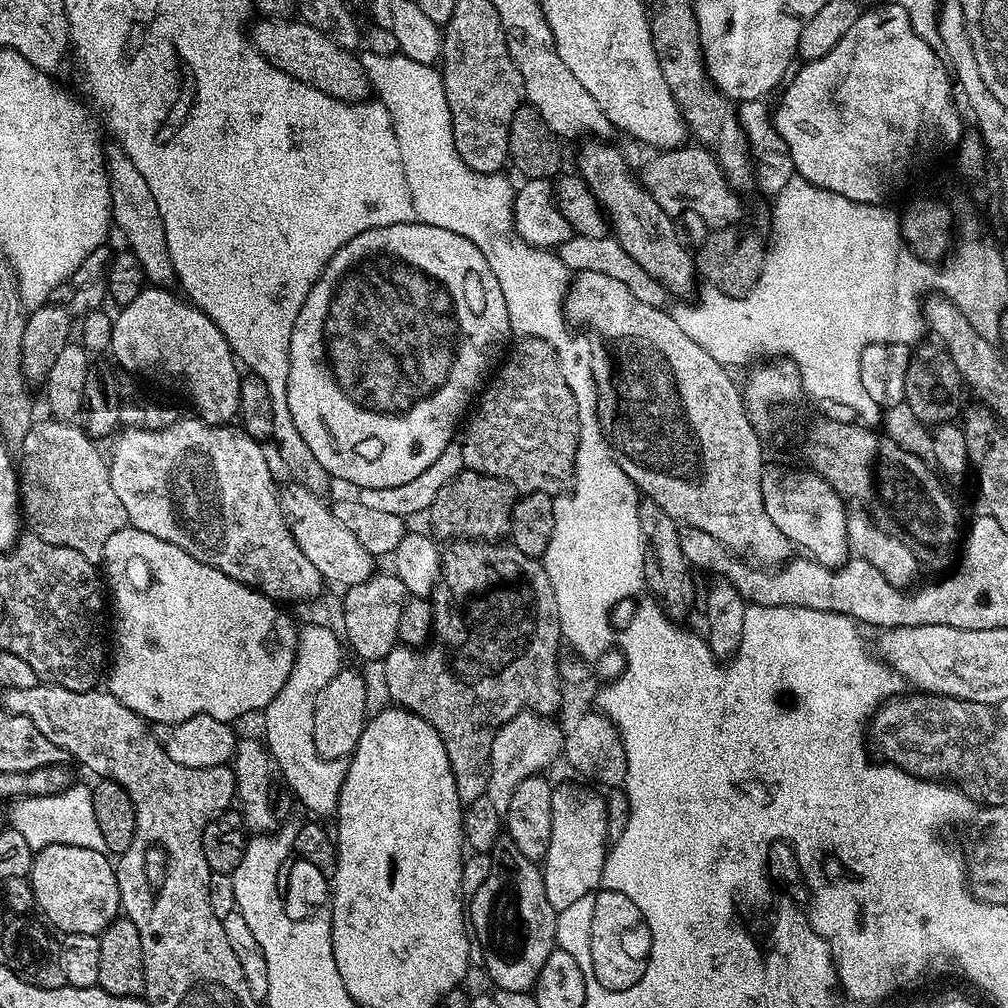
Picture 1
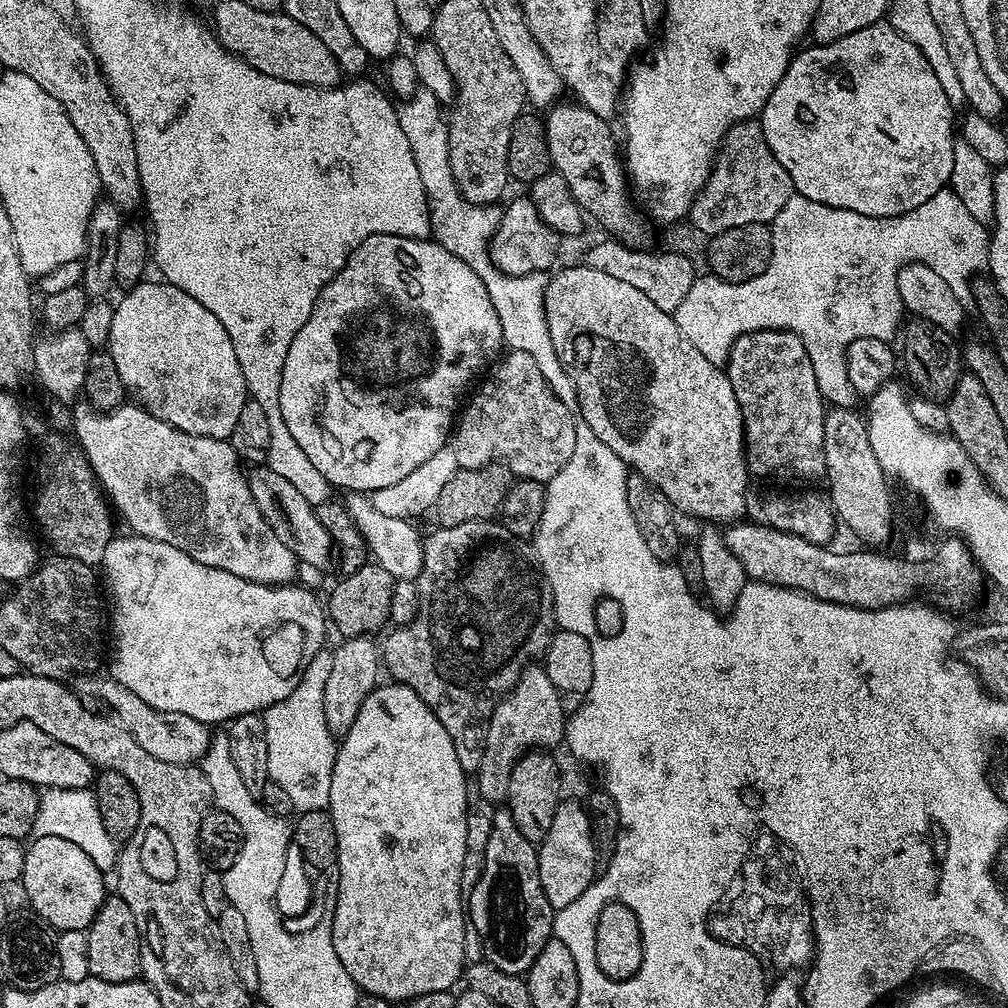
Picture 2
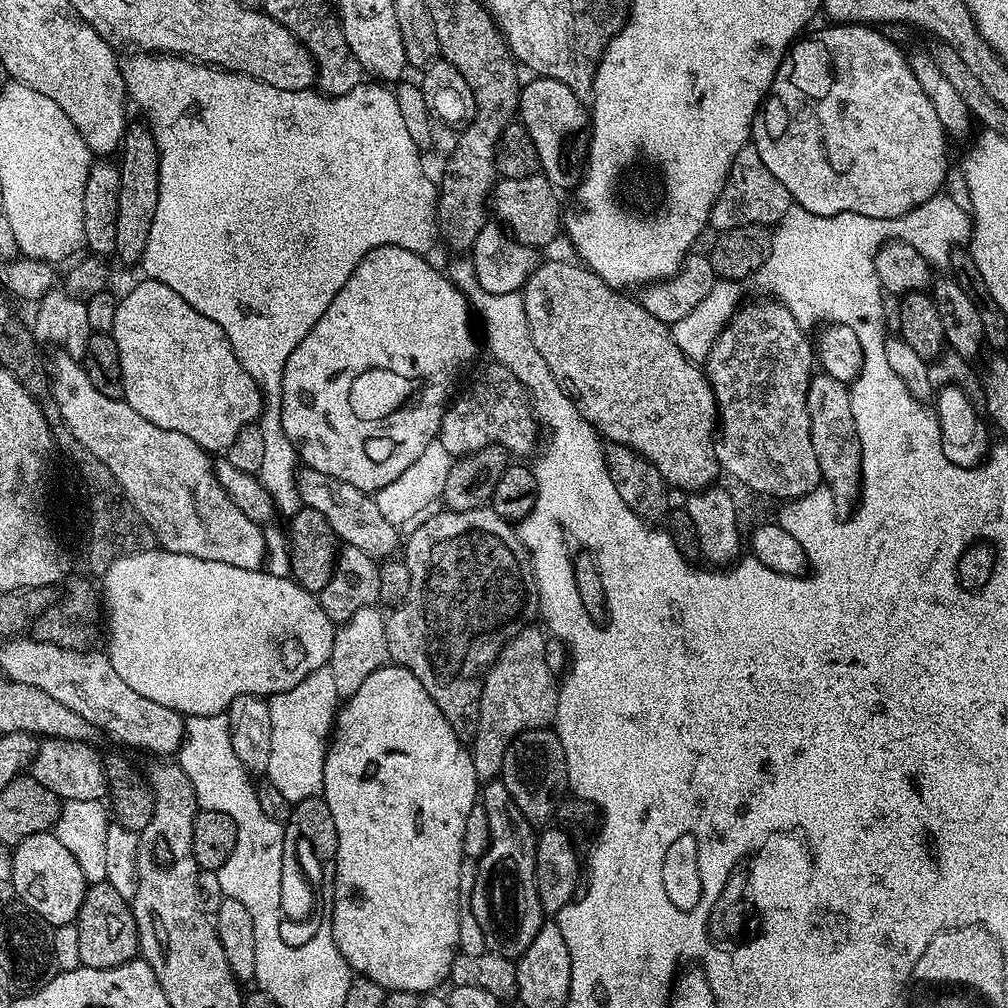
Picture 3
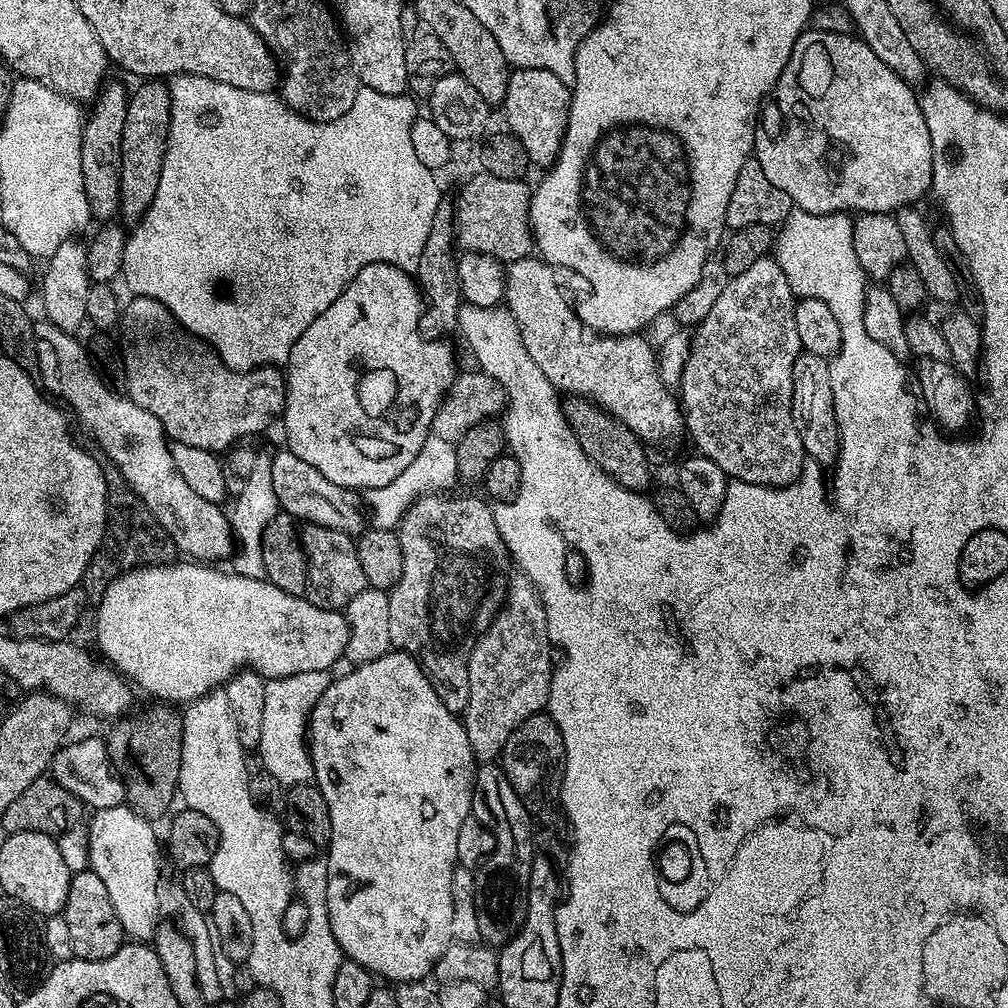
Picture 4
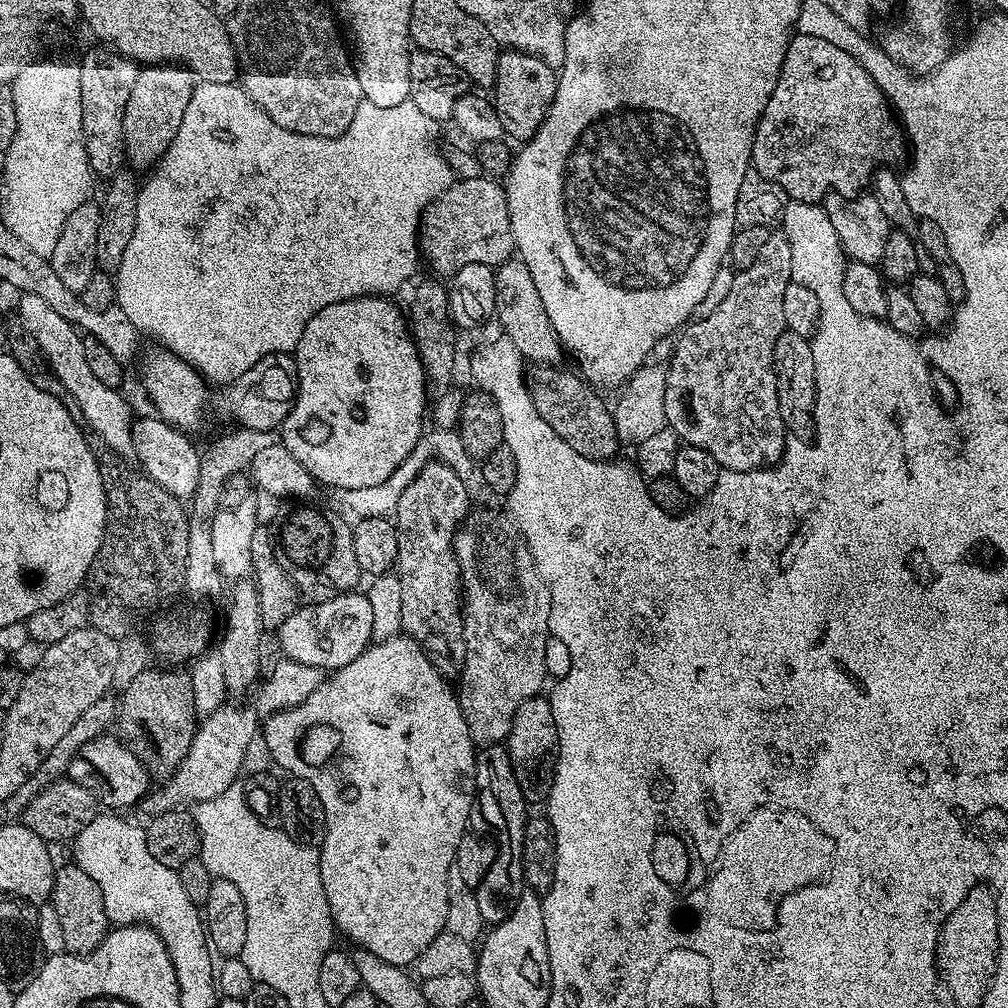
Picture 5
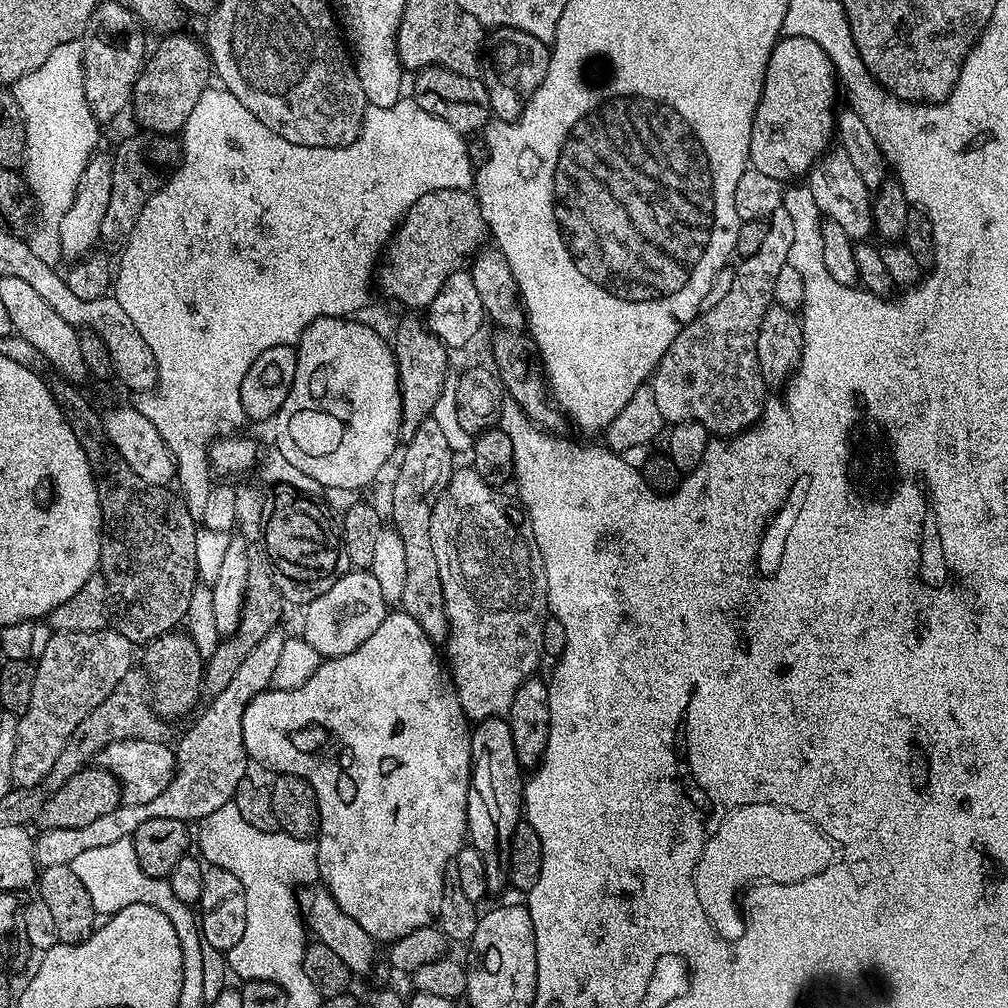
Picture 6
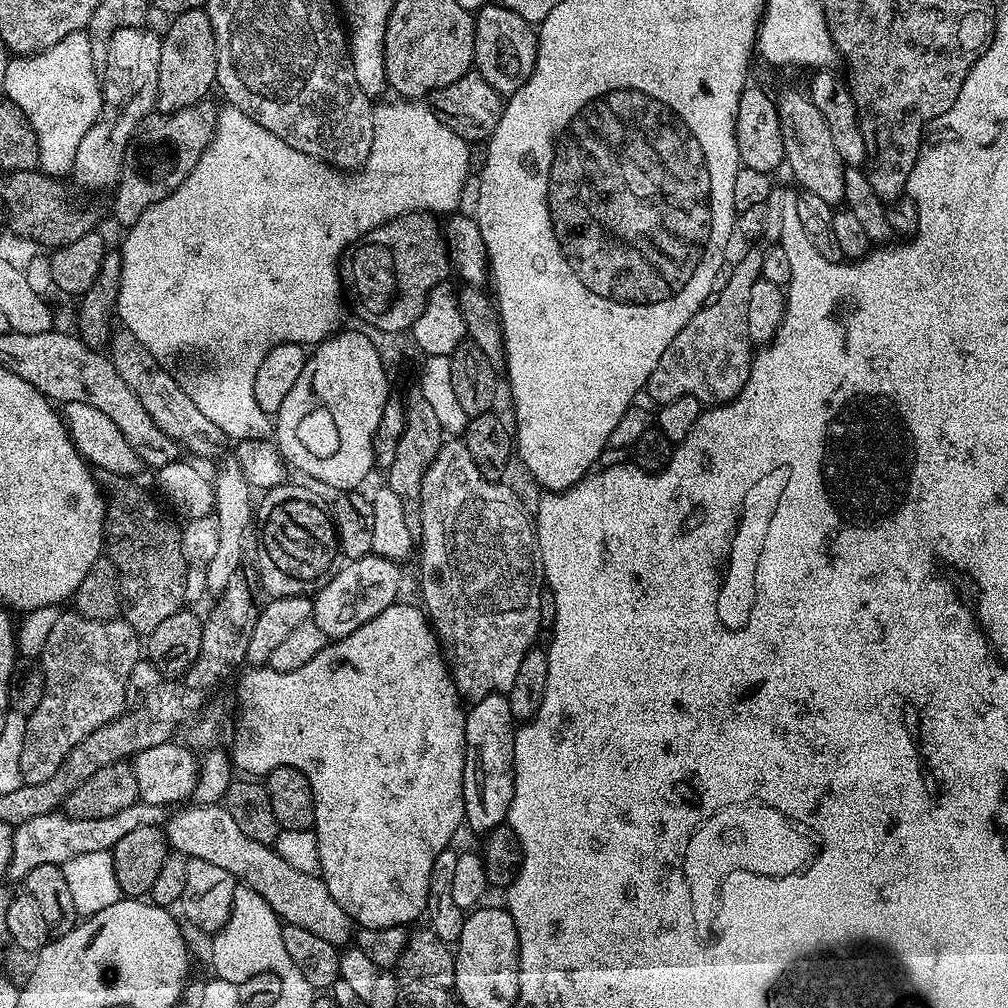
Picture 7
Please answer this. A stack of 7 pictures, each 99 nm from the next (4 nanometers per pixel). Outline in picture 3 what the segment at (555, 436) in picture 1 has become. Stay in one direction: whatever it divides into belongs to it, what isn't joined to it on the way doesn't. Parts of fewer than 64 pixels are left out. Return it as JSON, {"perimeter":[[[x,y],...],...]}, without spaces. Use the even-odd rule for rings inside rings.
{"perimeter":[[[491,366],[484,372],[481,380],[476,380],[464,393],[460,400],[453,399],[448,407],[444,409],[444,417],[440,423],[440,435],[438,439],[446,450],[454,458],[469,456],[474,450],[482,450],[491,444],[500,444],[510,454],[518,455],[524,458],[524,455],[536,444],[536,428],[538,432],[538,421],[536,413],[530,407],[530,393],[527,388],[521,384],[519,378],[510,370],[499,366]]]}

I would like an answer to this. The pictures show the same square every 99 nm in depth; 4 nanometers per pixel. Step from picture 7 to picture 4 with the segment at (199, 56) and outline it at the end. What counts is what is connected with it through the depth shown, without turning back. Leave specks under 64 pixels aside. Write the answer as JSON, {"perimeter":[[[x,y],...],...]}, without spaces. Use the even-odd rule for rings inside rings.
{"perimeter":[[[148,78],[137,84],[140,85],[136,89],[131,89],[126,106],[126,126],[122,126],[122,182],[118,216],[125,225],[136,224],[151,213],[154,194],[158,194],[158,182],[162,178],[162,162],[166,158],[170,130],[170,90],[167,83],[160,78]]]}

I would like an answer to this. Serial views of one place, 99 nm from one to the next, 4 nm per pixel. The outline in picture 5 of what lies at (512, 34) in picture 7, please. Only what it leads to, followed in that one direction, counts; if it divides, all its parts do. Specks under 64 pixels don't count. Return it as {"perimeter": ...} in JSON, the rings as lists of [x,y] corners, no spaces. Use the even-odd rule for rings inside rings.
{"perimeter":[[[515,50],[501,51],[496,71],[496,108],[494,114],[500,120],[505,137],[527,142],[542,126],[556,93],[557,69],[551,68],[542,58]]]}

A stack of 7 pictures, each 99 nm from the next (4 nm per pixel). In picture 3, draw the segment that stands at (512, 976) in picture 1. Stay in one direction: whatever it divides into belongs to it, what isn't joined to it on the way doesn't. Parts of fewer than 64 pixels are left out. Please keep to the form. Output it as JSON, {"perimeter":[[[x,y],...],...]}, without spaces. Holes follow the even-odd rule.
{"perimeter":[[[499,778],[489,780],[482,788],[482,803],[486,810],[486,822],[490,822],[490,846],[479,857],[477,866],[477,881],[474,883],[470,915],[476,919],[478,927],[484,931],[483,947],[489,952],[505,956],[507,960],[515,961],[534,942],[534,934],[545,924],[546,905],[540,900],[536,889],[536,837],[532,825],[514,806],[510,798],[510,790]]]}

